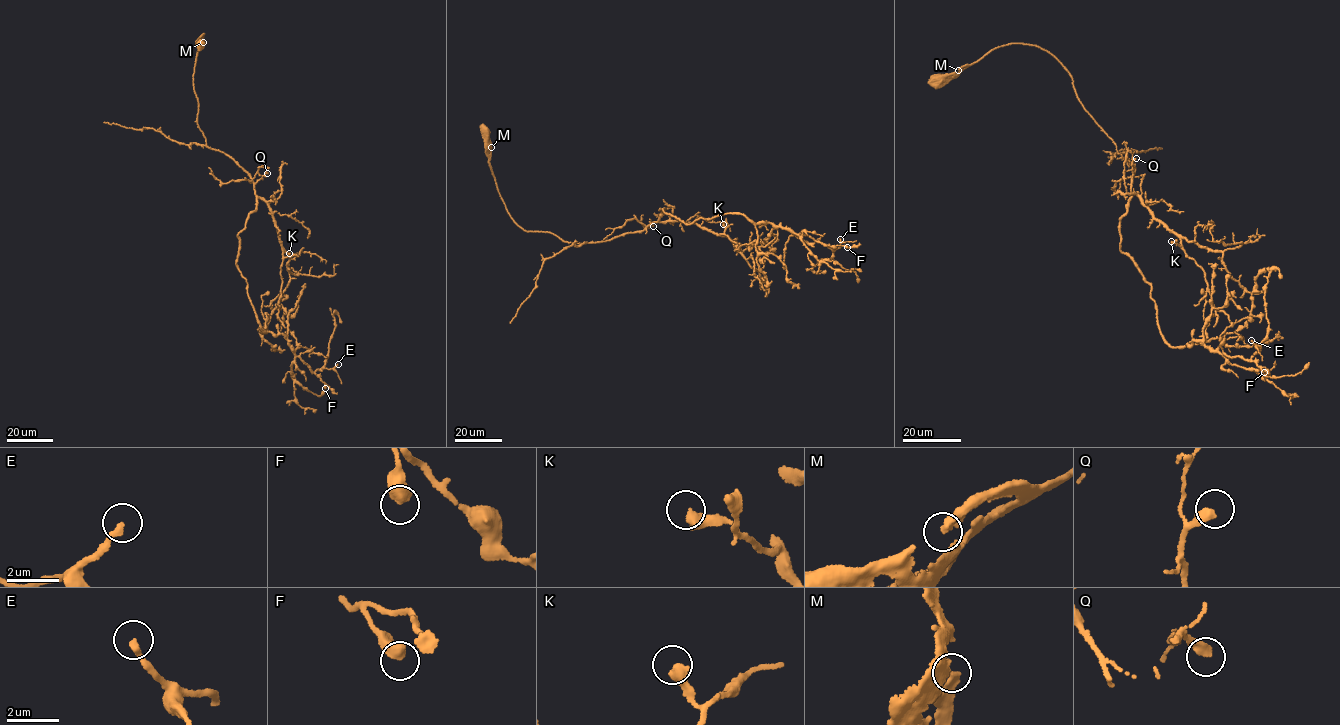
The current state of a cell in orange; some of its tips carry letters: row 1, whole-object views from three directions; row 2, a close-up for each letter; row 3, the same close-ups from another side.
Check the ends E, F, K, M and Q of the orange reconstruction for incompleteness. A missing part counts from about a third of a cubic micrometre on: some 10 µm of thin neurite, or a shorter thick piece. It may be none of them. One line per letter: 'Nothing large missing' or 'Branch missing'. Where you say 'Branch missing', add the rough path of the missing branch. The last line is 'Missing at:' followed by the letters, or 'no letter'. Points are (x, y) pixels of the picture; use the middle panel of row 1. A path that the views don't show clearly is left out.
E: Branch missing
F: Nothing large missing
K: Nothing large missing
M: Nothing large missing
Q: Branch missing. Course of what is missing: (653, 226), (656, 234), (667, 238), (668, 243)
Missing at: E, Q

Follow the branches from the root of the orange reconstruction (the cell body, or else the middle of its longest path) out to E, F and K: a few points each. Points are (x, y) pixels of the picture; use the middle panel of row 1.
E: (486, 131), (498, 191), (528, 232), (602, 242), (663, 207), (840, 239)
F: (486, 131), (498, 191), (528, 232), (602, 242), (641, 231), (663, 207), (686, 224), (738, 212), (847, 247)
K: (486, 131), (498, 191), (510, 217), (528, 232), (585, 243), (654, 222), (693, 222), (719, 234), (723, 224)

